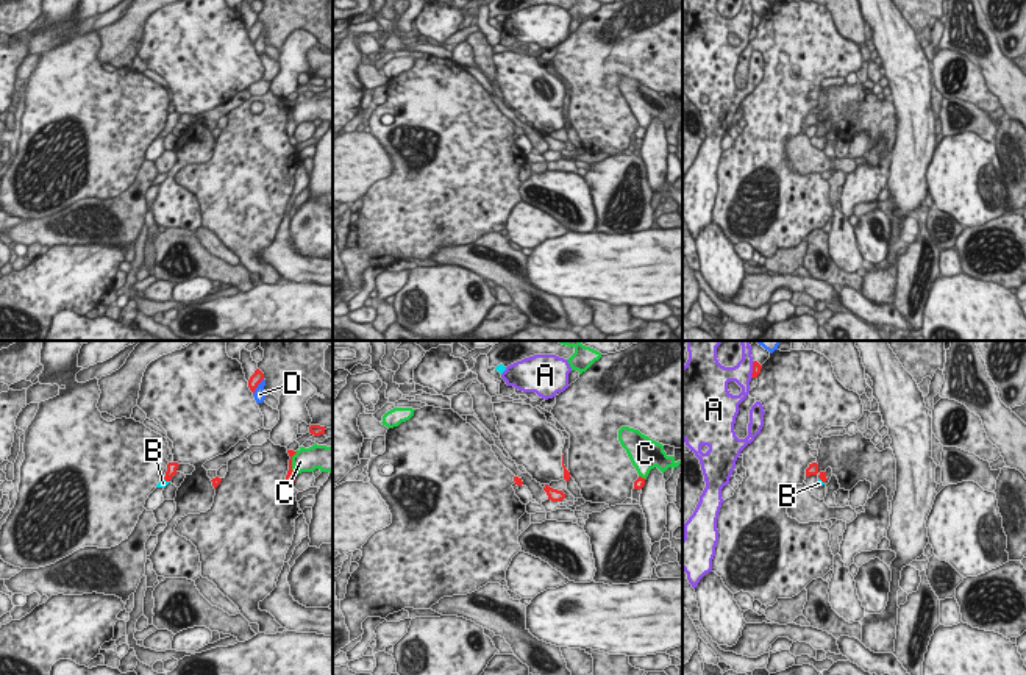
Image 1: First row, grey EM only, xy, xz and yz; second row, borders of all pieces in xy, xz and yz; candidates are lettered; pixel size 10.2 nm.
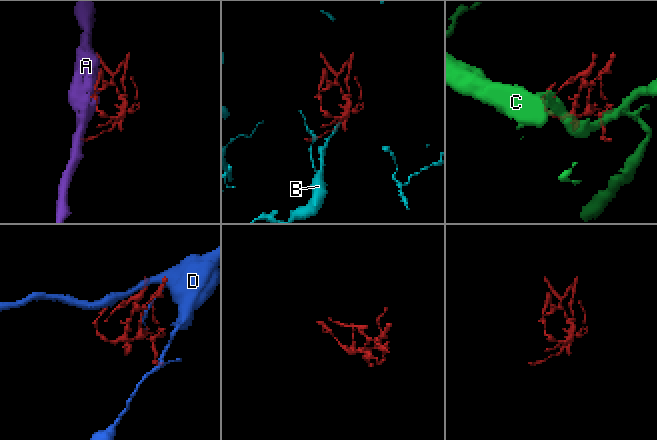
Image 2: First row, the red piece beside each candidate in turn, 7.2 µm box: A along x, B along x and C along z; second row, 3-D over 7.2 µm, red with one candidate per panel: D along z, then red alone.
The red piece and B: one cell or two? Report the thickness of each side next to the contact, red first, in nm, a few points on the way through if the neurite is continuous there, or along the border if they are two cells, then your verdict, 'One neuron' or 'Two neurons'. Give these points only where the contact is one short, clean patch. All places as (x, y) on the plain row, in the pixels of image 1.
Thickness 70 nm (red) against 60 nm. Path across: yz (822, 125), (822, 130), (819, 133). One neuron

